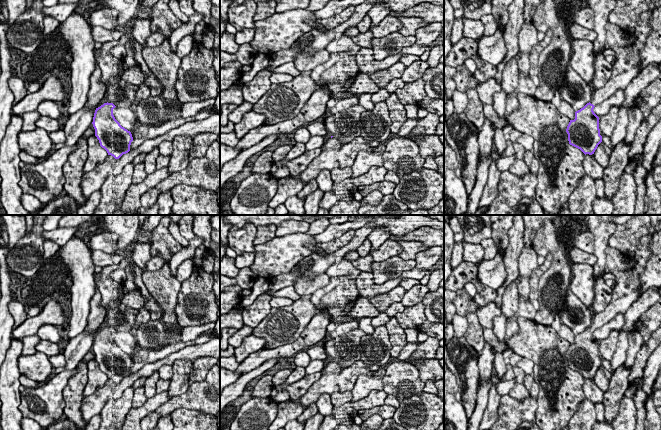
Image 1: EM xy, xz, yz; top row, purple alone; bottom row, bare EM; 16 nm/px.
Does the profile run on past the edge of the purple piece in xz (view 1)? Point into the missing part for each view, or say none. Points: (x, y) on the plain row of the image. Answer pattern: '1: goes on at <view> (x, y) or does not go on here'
1: does not go on here

